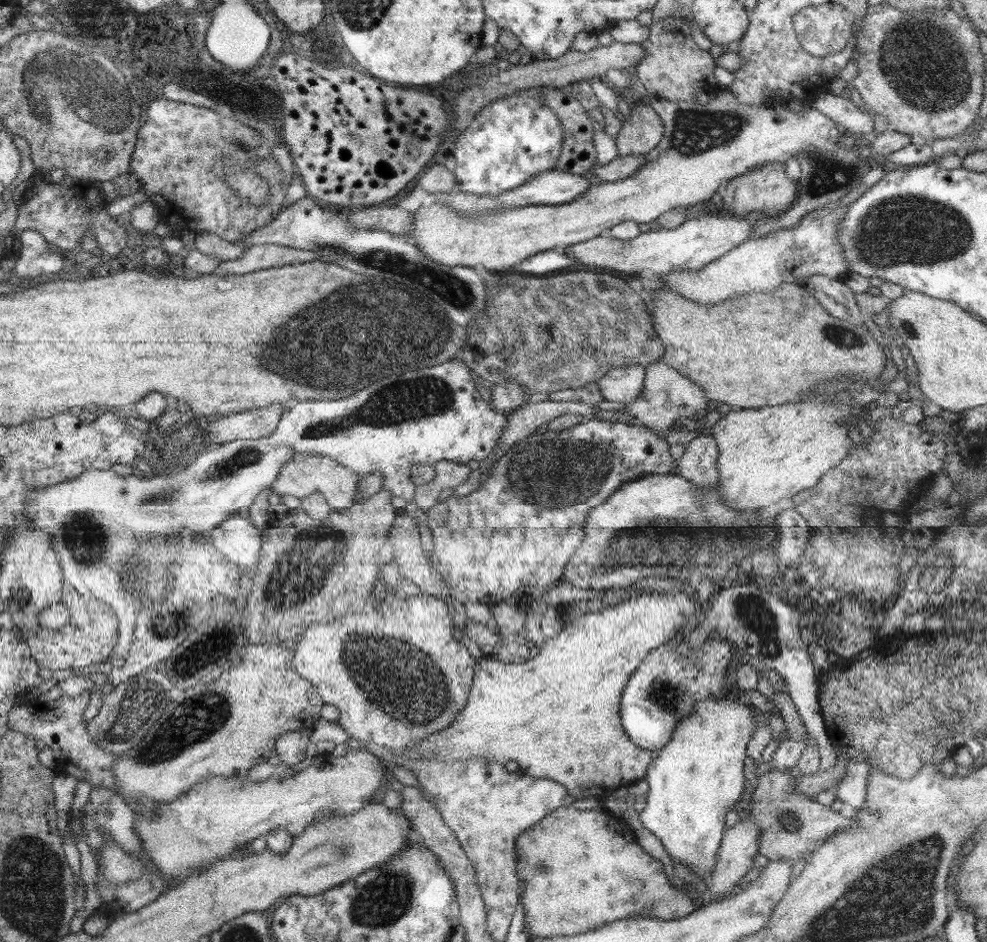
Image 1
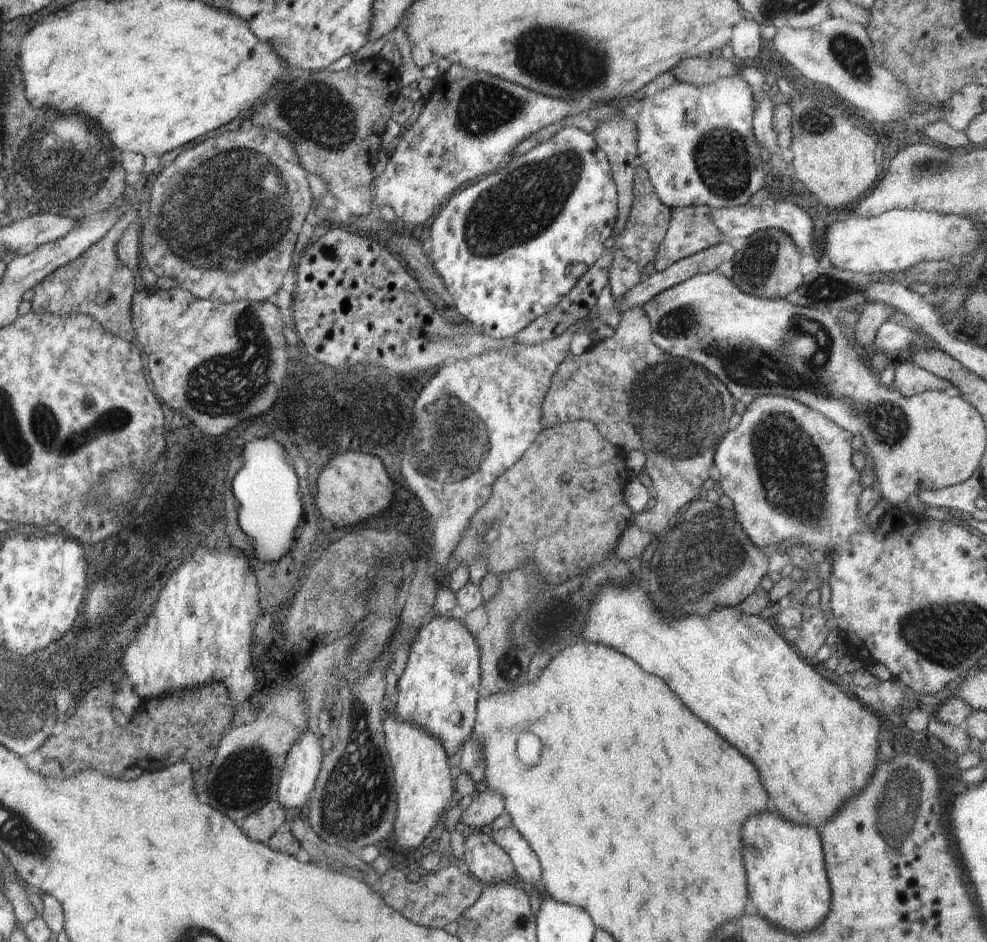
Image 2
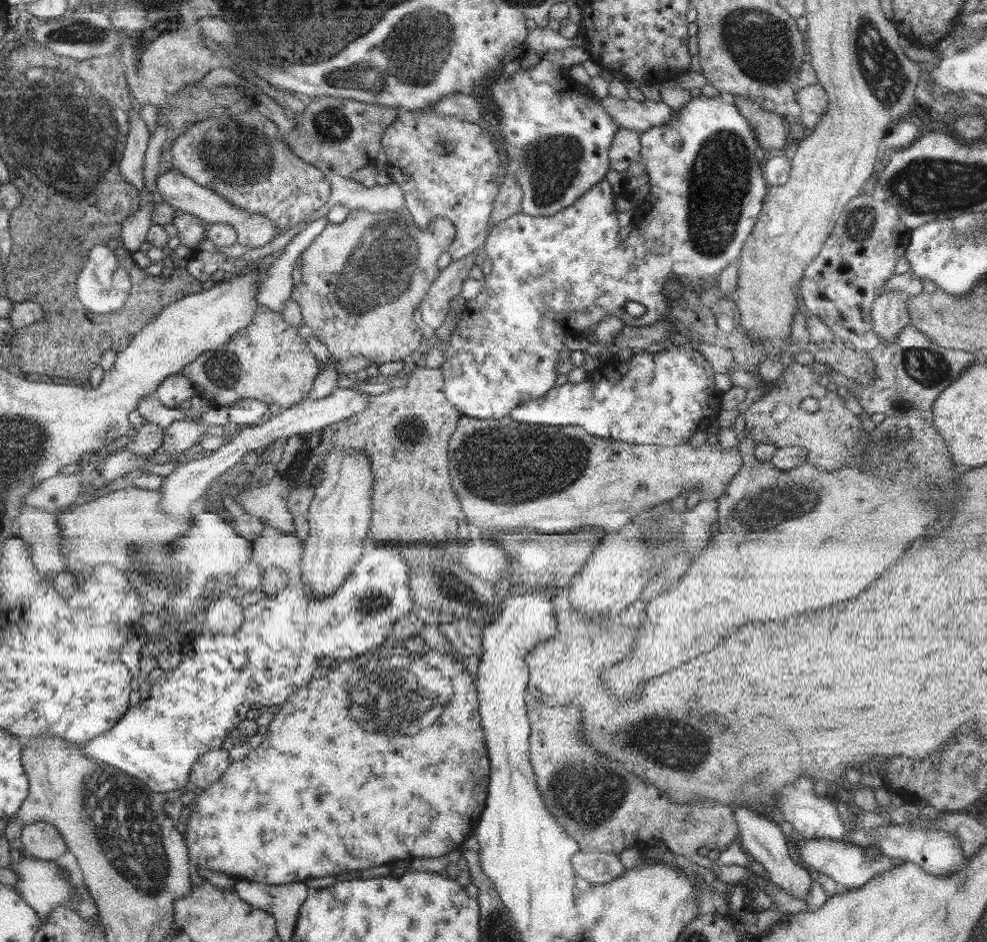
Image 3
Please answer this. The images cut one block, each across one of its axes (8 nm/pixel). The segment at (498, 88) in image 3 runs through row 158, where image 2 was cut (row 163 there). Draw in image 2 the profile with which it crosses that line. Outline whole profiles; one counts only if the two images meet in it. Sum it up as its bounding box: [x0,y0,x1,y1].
[430,127,617,339]

